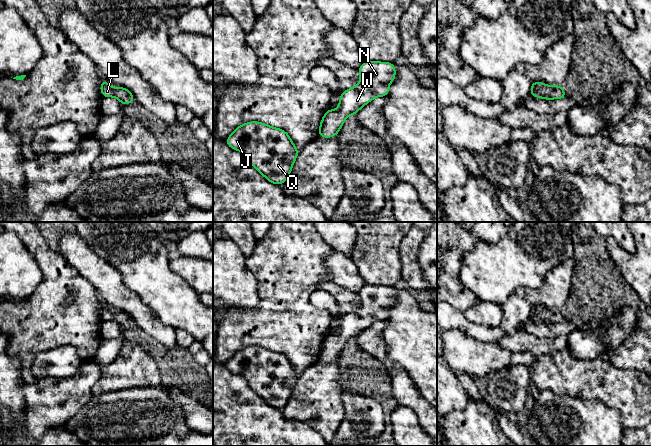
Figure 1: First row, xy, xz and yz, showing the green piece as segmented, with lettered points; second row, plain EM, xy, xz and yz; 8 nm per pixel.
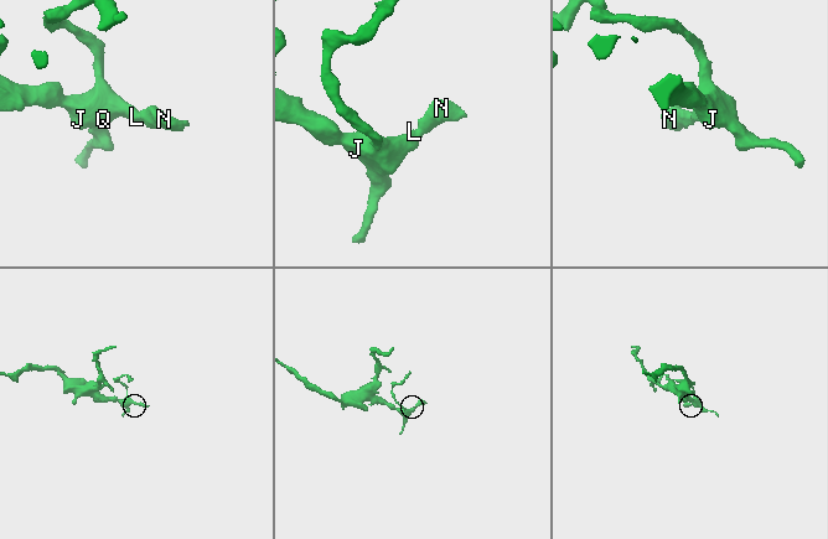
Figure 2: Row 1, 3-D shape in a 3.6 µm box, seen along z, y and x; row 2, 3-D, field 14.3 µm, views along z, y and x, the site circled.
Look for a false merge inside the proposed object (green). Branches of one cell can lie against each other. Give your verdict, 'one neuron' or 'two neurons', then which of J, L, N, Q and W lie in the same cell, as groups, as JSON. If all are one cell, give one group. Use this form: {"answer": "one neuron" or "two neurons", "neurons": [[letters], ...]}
{"answer": "one neuron", "neurons": [["J", "L", "N", "Q", "W"]]}

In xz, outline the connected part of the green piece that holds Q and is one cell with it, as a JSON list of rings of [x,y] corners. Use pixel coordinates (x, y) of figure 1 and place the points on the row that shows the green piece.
[[[256,121],[238,126],[225,142],[244,153],[257,171],[277,185],[287,180],[300,152],[286,131]]]

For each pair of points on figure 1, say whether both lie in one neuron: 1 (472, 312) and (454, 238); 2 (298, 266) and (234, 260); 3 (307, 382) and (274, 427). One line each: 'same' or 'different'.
1: different
2: different
3: different

